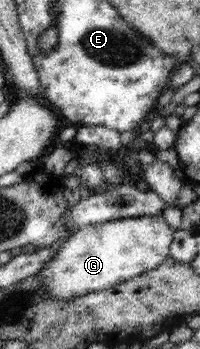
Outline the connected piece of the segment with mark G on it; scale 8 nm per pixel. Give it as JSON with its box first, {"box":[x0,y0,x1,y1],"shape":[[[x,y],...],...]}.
{"box":[36,214,174,300],"shape":[[[162,214],[90,225],[66,238],[66,243],[60,247],[54,259],[46,263],[36,276],[40,276],[43,291],[58,300],[100,291],[158,267],[170,256],[174,231]]]}

